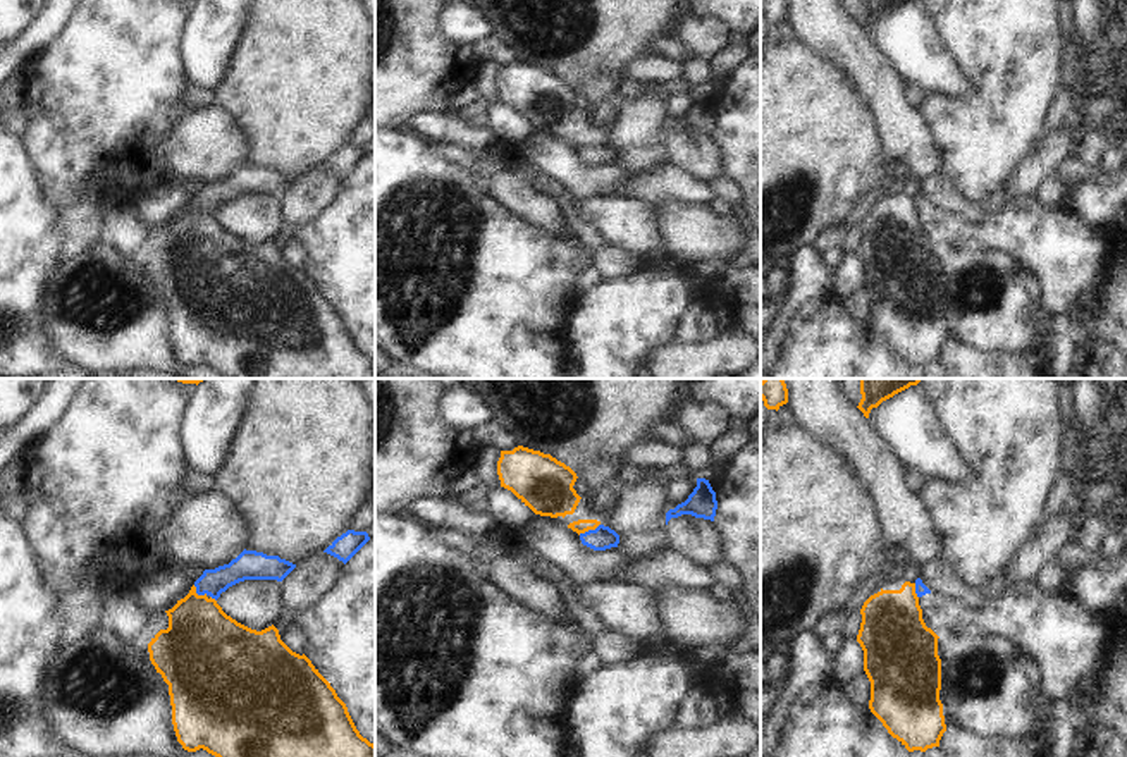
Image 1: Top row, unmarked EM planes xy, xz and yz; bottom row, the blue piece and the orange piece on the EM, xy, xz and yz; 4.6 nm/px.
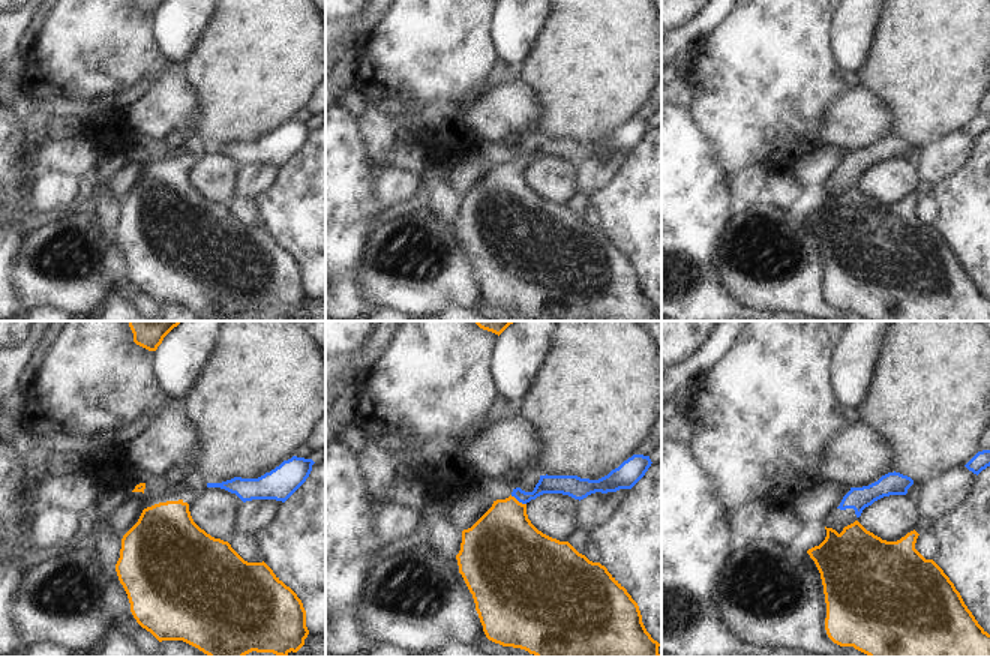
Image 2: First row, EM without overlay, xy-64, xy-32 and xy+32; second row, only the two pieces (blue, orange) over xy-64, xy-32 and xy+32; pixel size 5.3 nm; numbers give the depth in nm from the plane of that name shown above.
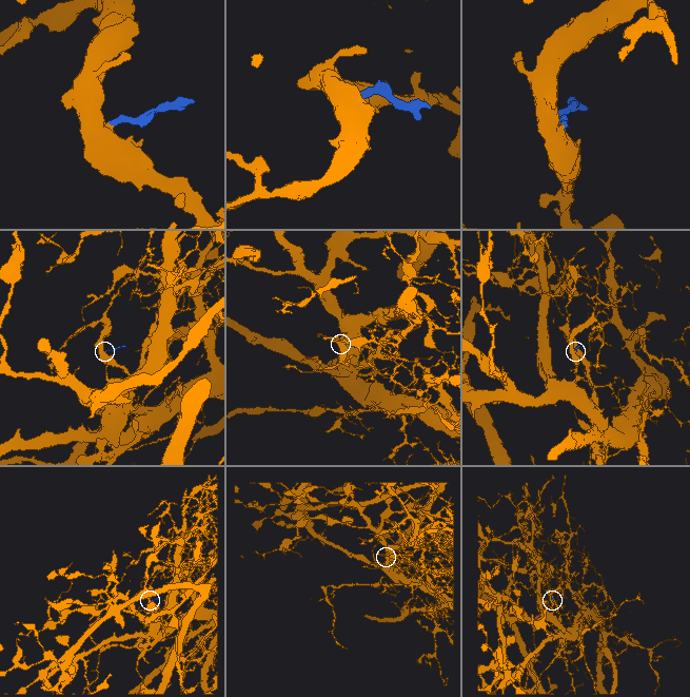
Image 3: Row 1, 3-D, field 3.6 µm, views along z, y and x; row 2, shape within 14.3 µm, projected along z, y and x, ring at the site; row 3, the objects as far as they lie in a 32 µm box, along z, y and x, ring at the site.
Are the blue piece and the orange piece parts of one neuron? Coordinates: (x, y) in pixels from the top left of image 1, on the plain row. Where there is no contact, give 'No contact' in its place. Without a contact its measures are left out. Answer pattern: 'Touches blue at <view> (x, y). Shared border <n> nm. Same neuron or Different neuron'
Touches blue at xz (589, 145). Shared border 120 nm. Different neuron

